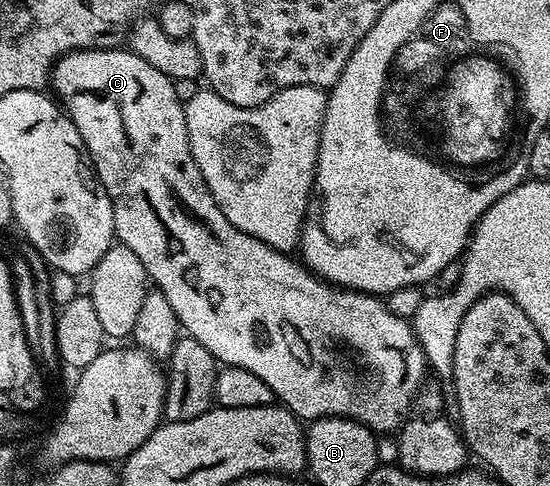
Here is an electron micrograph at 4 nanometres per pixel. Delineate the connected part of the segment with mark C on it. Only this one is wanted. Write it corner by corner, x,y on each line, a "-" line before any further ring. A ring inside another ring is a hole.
121,47
78,48
74,52
66,52
63,56
59,56
54,64
53,88
57,103
76,126
86,151
90,154
94,170
98,173
98,181
102,183
104,190
110,196
114,207
114,234
117,243
128,246
132,254
140,258
153,287
162,292
164,298
168,298
169,304
172,305
172,310
176,310
176,318
185,335
191,336
196,342
200,342
200,346
208,349
219,365
252,370
256,378
264,378
264,382
268,382
268,386
274,391
275,397
303,421
320,420
323,416
346,416
350,420
360,422
375,434
383,434
382,432
394,434
401,429
411,415
410,407
413,404
415,407
419,399
420,389
424,384
422,379
425,378
426,372
428,374
426,355
422,353
418,339
414,337
411,321
396,318
396,314
388,310
385,299
369,296
366,292
352,292
348,288
326,283
293,255
277,252
272,246
260,242
260,238
252,238
244,234
244,230
232,226
232,222
224,218
220,206
214,201
204,182
198,163
194,160
186,129
186,109
182,100
176,98
173,80
160,74
156,66
144,62
144,58
140,58
135,52
123,50

